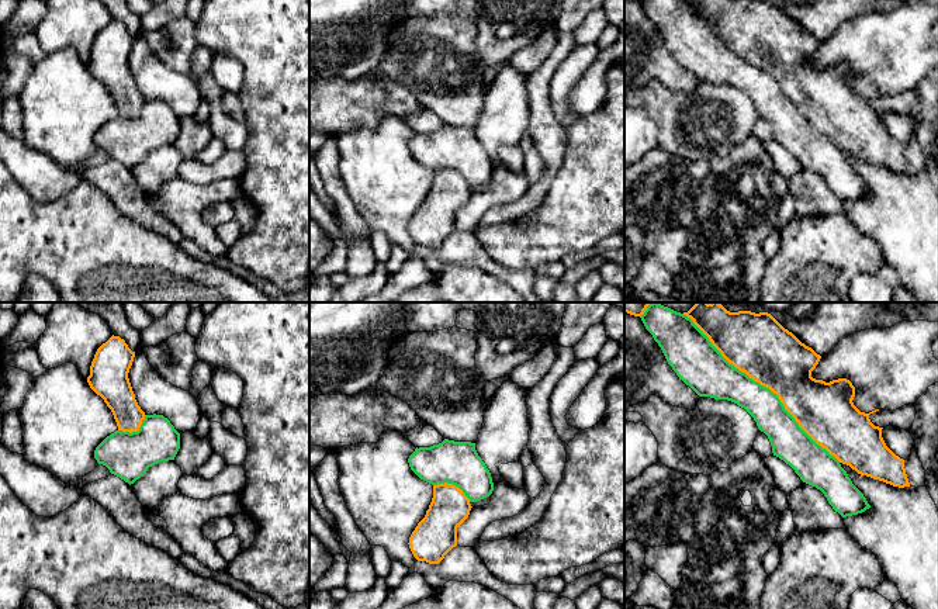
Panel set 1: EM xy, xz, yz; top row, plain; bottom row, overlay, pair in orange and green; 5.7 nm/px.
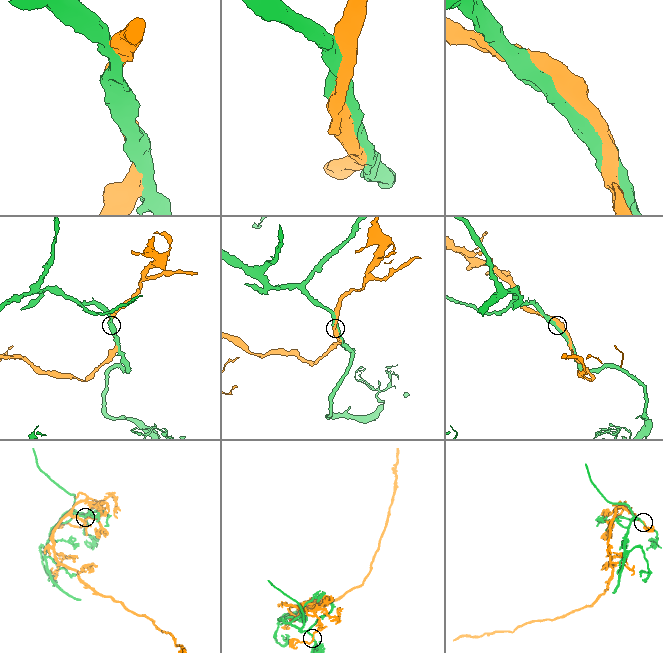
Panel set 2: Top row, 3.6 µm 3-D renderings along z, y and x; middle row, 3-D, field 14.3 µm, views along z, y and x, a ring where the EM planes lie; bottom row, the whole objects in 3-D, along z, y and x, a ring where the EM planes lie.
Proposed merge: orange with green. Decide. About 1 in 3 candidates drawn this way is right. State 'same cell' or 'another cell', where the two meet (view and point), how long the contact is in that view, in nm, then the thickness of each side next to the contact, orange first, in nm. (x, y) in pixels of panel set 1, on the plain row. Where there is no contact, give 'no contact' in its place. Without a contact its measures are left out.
another cell | yz (764, 71) | 1200 nm | 360/220 nm

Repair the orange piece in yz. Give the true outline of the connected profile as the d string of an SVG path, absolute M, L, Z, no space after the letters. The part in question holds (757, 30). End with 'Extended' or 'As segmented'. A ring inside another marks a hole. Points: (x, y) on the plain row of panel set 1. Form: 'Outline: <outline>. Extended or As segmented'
Outline: M686 0L686 1L688 1L688 3L690 3L690 4L692 4L692 6L693 6L693 8L695 8L695 10L696 10L696 11L698 11L698 13L699 13L699 14L700 14L700 15L702 15L702 17L703 17L703 18L705 18L705 20L706 20L706 21L707 21L707 23L709 23L709 25L710 25L710 27L712 27L712 30L713 30L713 31L714 31L714 32L716 32L716 34L717 34L717 35L719 35L719 37L720 37L720 38L721 38L721 41L723 41L723 42L724 42L724 44L726 44L726 45L727 45L727 46L728 46L728 48L730 48L730 49L733 49L733 51L734 51L734 52L735 52L735 53L738 53L738 55L740 55L740 56L743 56L743 58L745 58L745 59L747 59L747 60L748 60L748 62L750 62L750 63L752 63L752 65L754 65L754 66L757 66L757 68L759 68L759 69L761 69L761 70L764 70L764 72L766 72L766 73L769 73L769 75L771 75L771 76L772 76L772 77L773 77L773 79L776 79L776 80L778 80L778 83L779 83L779 84L780 84L780 87L782 87L782 89L783 89L783 91L785 91L785 94L786 94L786 96L788 96L788 97L789 97L789 98L790 98L790 100L792 100L792 101L793 101L793 103L795 103L795 105L796 105L796 107L797 107L797 108L799 108L799 111L800 111L800 113L802 113L802 114L803 114L803 115L804 115L804 117L806 117L806 118L807 118L807 120L809 120L809 121L810 121L810 122L811 122L811 124L813 124L813 125L814 125L814 127L816 127L816 128L817 128L817 129L820 129L820 131L821 131L821 132L823 132L823 134L825 134L825 135L827 135L827 136L828 136L828 138L830 138L830 139L831 139L831 141L834 141L834 142L835 142L835 143L837 143L837 145L838 145L838 146L840 146L840 148L842 148L842 149L847 149L847 150L849 150L849 152L851 152L851 153L852 153L852 155L855 155L855 156L856 156L856 158L858 158L858 159L861 159L861 160L866 160L866 162L870 162L870 163L873 163L873 165L879 165L879 166L883 166L883 167L886 167L886 169L890 169L890 170L893 170L893 172L899 172L899 173L904 173L904 172L910 172L910 167L908 167L908 163L907 163L907 159L906 159L906 153L904 153L904 145L903 145L903 143L900 143L900 142L899 142L899 141L896 141L896 139L894 139L894 138L893 138L893 136L892 136L892 135L890 135L890 134L889 134L889 132L887 132L887 131L886 131L886 128L885 128L885 125L883 125L883 122L882 122L882 114L883 114L883 113L879 113L879 111L875 111L875 110L873 110L873 108L872 108L872 107L870 107L870 104L869 104L869 100L870 100L870 98L873 98L873 97L876 97L876 96L879 96L879 94L875 94L875 96L872 96L872 97L869 97L869 98L865 98L865 97L861 97L861 96L859 96L859 94L858 94L858 93L856 93L856 91L855 91L855 90L854 90L854 87L852 87L852 84L854 84L854 82L855 82L855 72L854 72L854 70L852 70L852 68L851 68L851 66L849 66L849 65L847 65L847 63L838 63L838 65L833 65L833 66L830 66L830 68L825 68L825 66L823 66L823 65L816 65L816 63L813 63L813 62L811 62L811 56L813 56L813 55L814 55L814 53L816 53L816 51L817 51L817 49L818 49L818 46L820 46L820 44L821 44L821 41L820 41L820 39L817 39L817 38L816 38L816 37L814 37L814 35L813 35L813 34L811 34L811 32L809 32L809 31L806 31L806 30L804 30L804 28L802 28L802 27L800 27L800 25L799 25L799 24L797 24L797 23L796 23L796 21L795 21L795 20L793 20L793 18L792 18L792 17L789 17L789 15L788 15L788 14L785 14L785 13L783 13L783 11L782 11L782 10L780 10L780 8L779 8L779 7L778 7L778 6L776 6L776 4L775 4L775 3L773 3L773 1L772 1L772 0Z. As segmented

